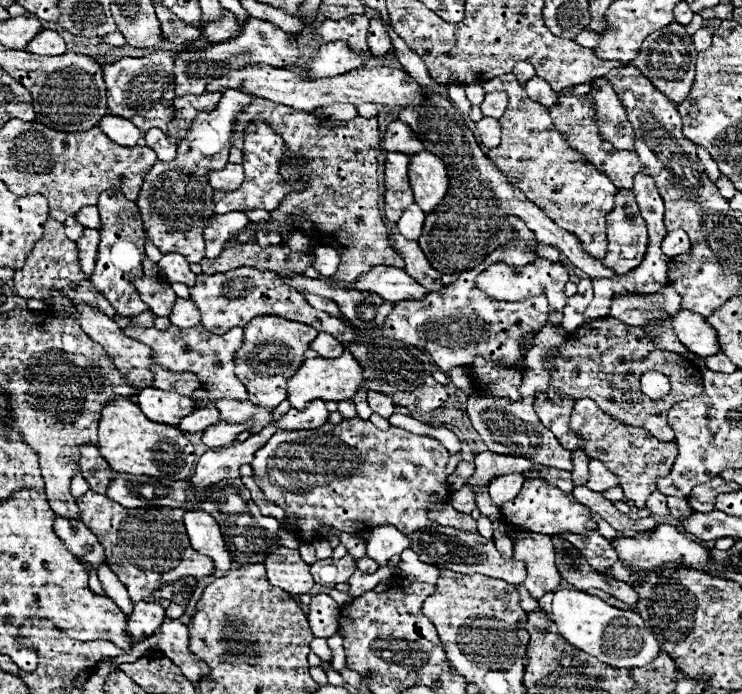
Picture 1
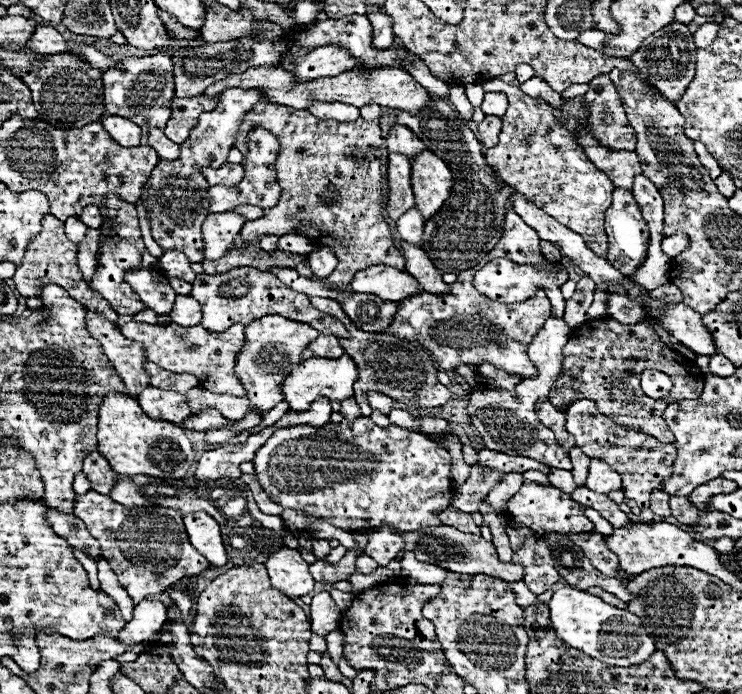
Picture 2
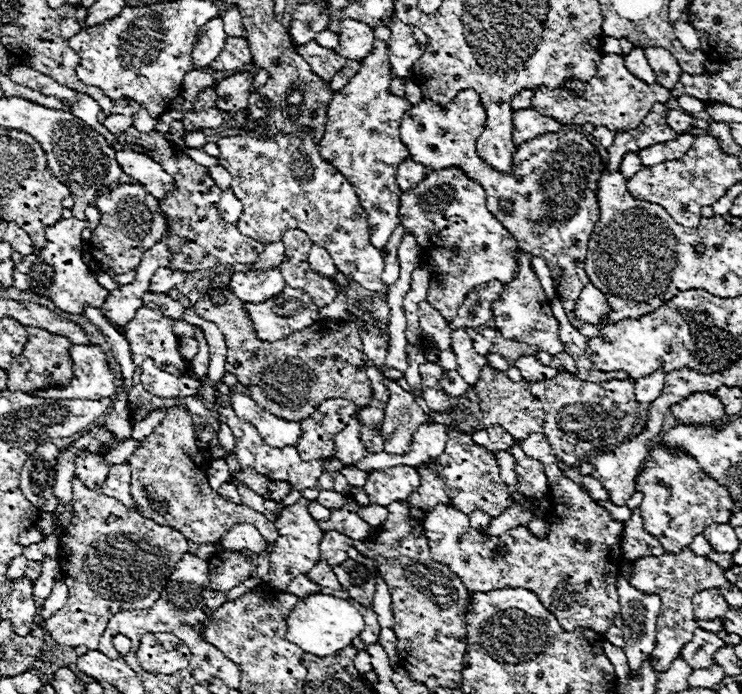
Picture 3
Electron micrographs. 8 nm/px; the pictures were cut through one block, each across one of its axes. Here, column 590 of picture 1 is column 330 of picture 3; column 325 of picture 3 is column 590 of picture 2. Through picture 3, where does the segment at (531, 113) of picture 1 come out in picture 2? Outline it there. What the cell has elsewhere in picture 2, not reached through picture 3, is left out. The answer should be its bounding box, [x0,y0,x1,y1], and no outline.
[484,72,614,256]

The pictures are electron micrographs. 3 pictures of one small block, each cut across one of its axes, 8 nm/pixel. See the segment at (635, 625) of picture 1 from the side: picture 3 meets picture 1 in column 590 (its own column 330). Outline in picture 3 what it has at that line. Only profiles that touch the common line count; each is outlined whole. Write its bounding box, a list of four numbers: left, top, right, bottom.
[288,594,364,656]

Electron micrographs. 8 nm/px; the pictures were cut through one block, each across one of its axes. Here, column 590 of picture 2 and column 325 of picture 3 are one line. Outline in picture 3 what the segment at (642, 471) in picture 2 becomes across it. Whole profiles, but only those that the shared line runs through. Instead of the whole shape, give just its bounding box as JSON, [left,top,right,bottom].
[298,398,356,462]

